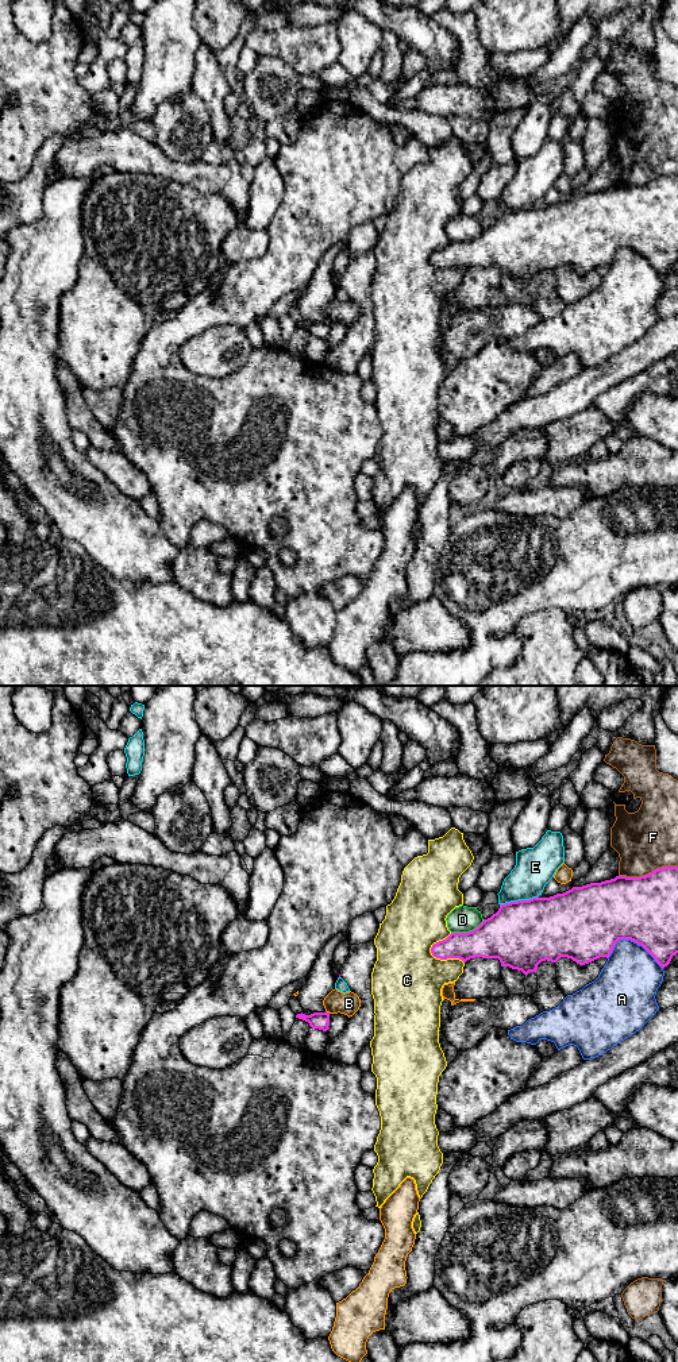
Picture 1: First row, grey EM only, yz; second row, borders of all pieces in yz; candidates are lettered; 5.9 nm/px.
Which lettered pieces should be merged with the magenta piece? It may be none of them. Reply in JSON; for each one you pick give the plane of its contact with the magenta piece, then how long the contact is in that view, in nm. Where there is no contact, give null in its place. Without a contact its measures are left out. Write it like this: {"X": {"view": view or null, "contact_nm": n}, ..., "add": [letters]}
{"add": []}

